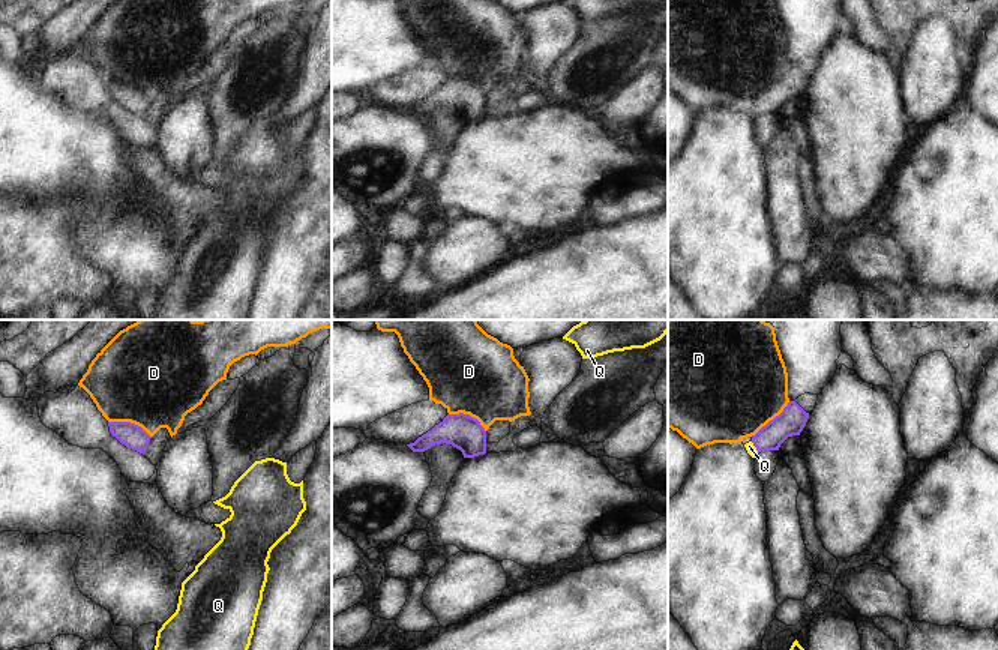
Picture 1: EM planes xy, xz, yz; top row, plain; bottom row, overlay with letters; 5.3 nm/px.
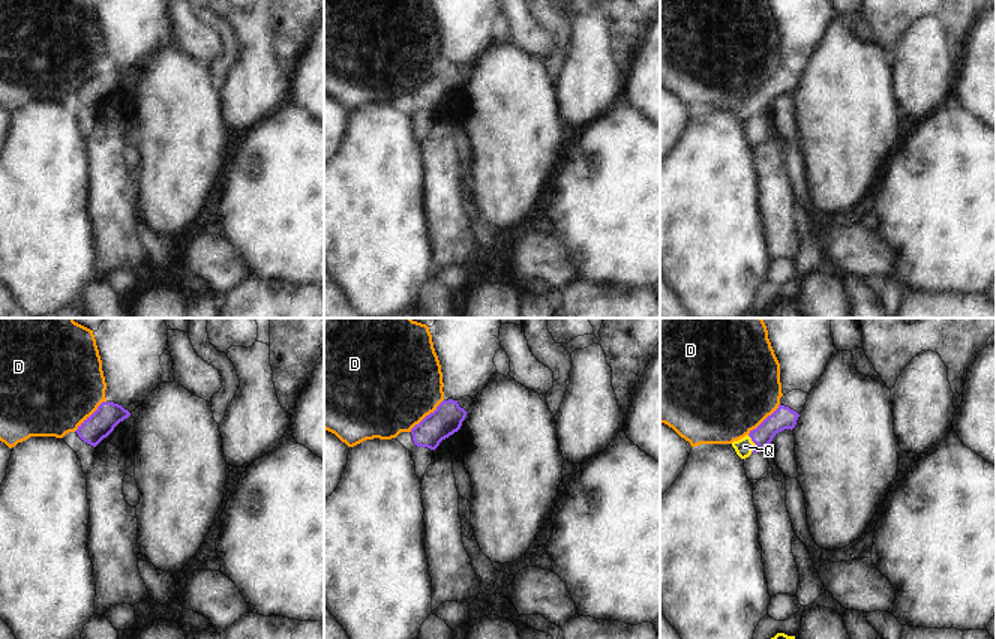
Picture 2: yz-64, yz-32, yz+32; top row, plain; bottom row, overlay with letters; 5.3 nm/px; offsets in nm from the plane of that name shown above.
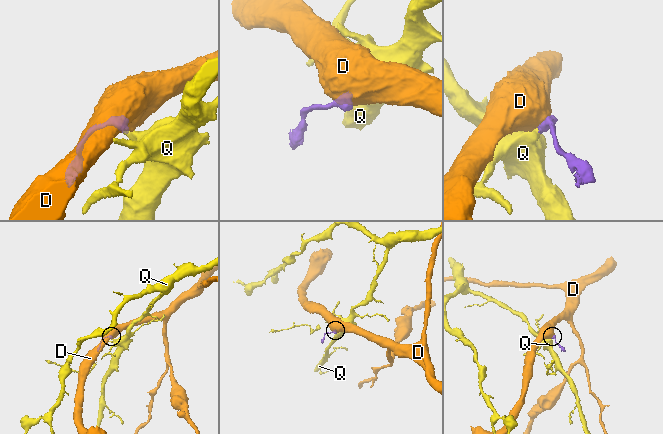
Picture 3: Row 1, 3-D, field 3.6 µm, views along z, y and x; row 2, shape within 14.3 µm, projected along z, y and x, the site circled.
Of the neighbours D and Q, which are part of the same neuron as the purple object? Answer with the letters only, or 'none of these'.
Q

